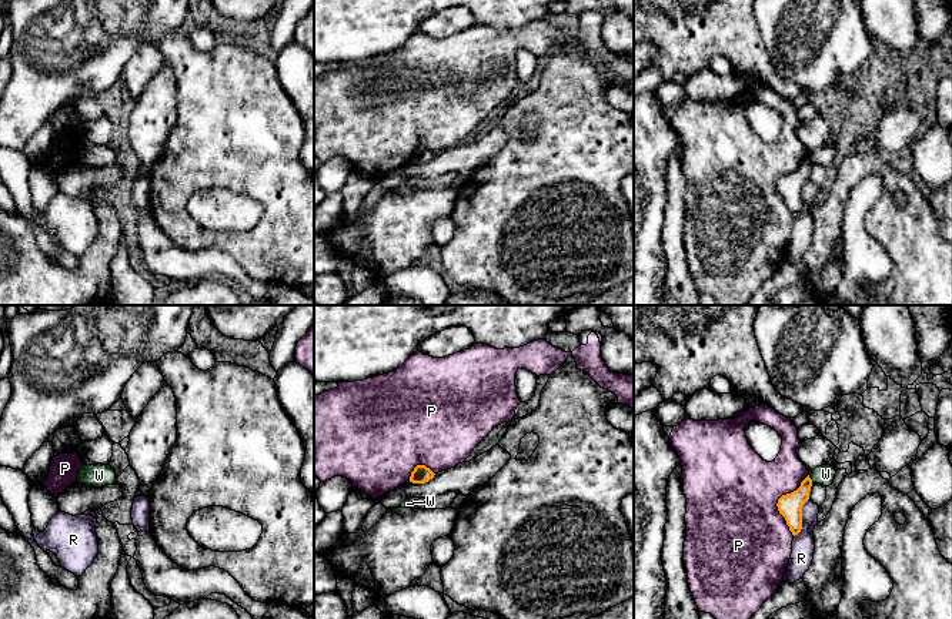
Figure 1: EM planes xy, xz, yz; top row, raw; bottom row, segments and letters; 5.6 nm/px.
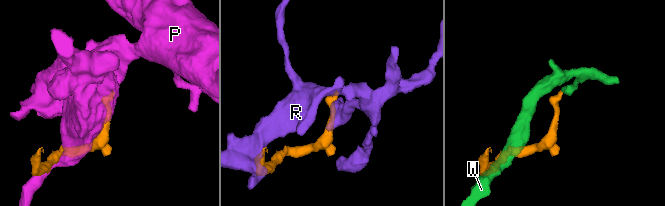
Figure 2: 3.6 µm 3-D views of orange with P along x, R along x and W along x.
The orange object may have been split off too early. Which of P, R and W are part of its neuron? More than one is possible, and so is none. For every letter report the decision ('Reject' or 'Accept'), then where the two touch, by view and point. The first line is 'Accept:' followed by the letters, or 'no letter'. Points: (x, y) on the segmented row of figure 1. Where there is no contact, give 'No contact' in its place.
Accept: no letter
P: Reject. Touches orange at yz (778, 502)
R: Reject. Touches orange at yz (801, 518)
W: Reject. Touches orange at yz (809, 478)

